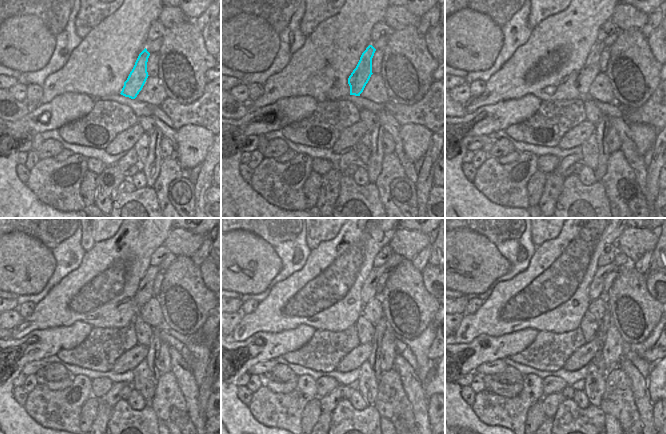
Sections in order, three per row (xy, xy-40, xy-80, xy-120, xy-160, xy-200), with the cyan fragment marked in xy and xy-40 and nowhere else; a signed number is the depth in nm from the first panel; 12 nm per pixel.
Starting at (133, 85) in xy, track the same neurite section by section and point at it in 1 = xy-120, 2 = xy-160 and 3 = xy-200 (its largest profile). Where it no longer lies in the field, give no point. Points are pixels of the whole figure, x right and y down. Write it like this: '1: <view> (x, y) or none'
1: xy-120 (144, 293)
2: xy-160 (368, 292)
3: xy-200 (595, 290)

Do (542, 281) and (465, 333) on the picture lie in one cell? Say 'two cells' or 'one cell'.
one cell

